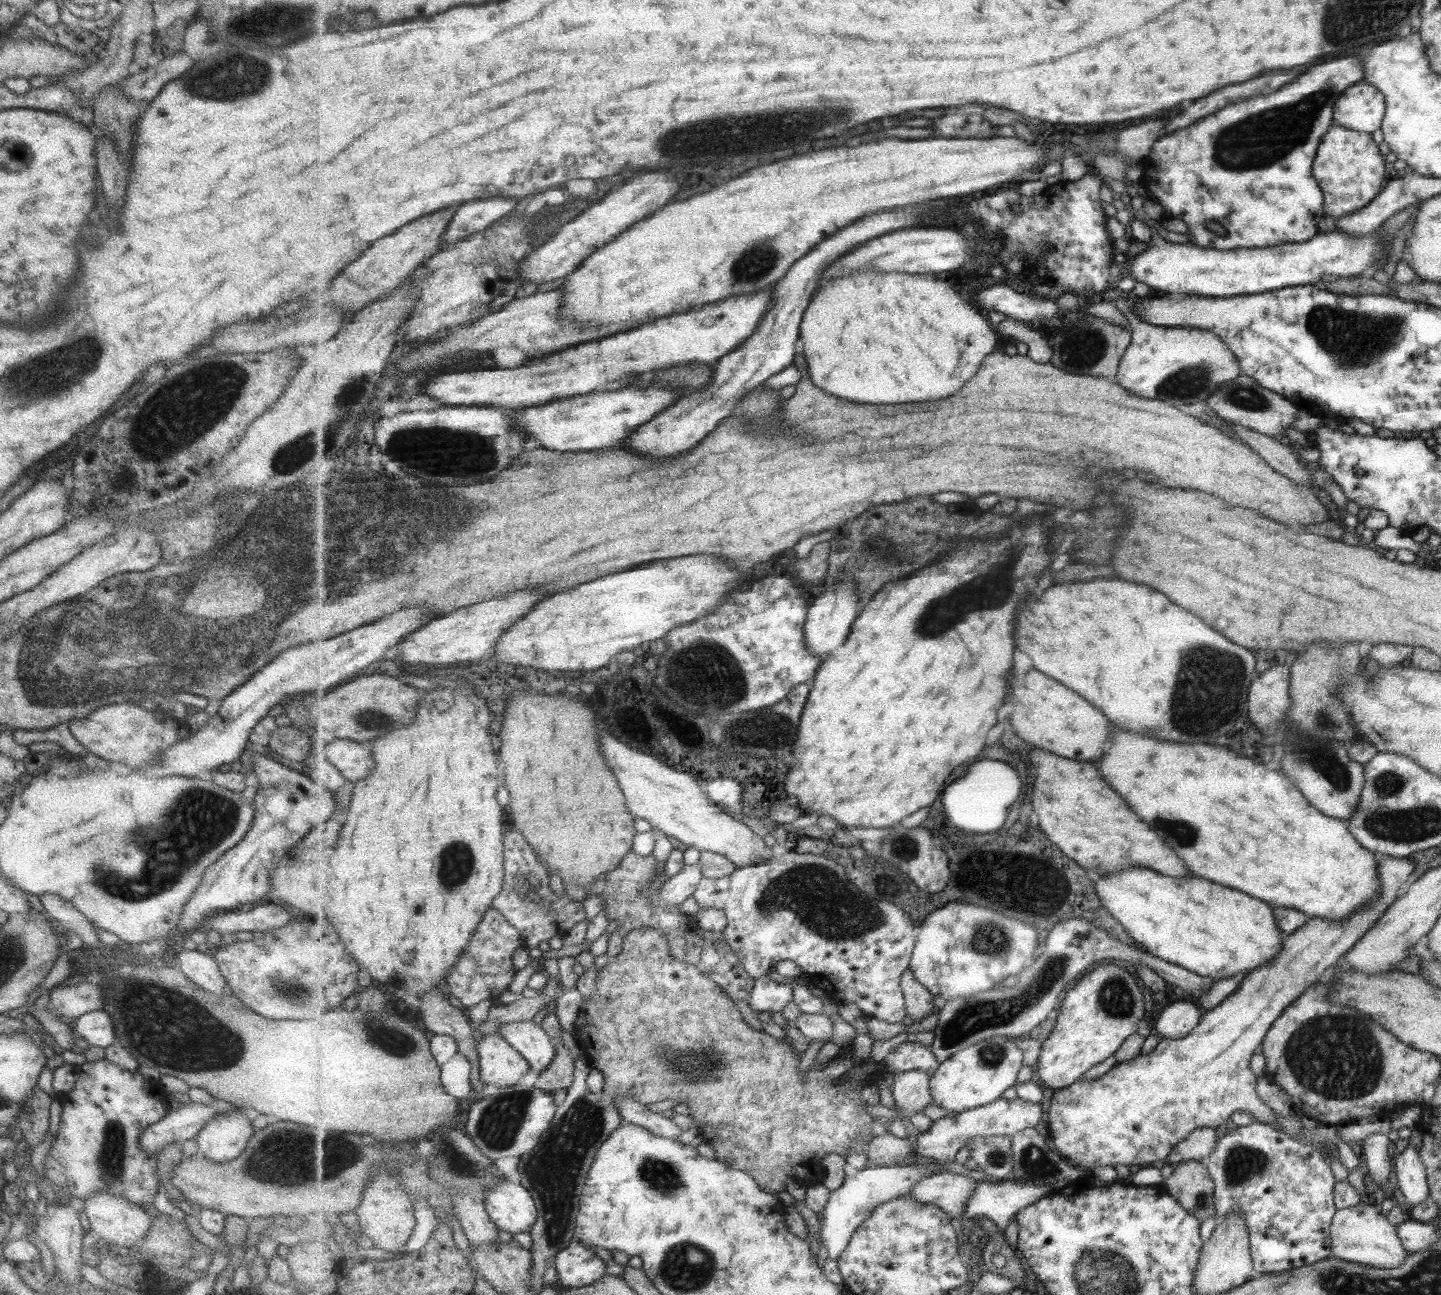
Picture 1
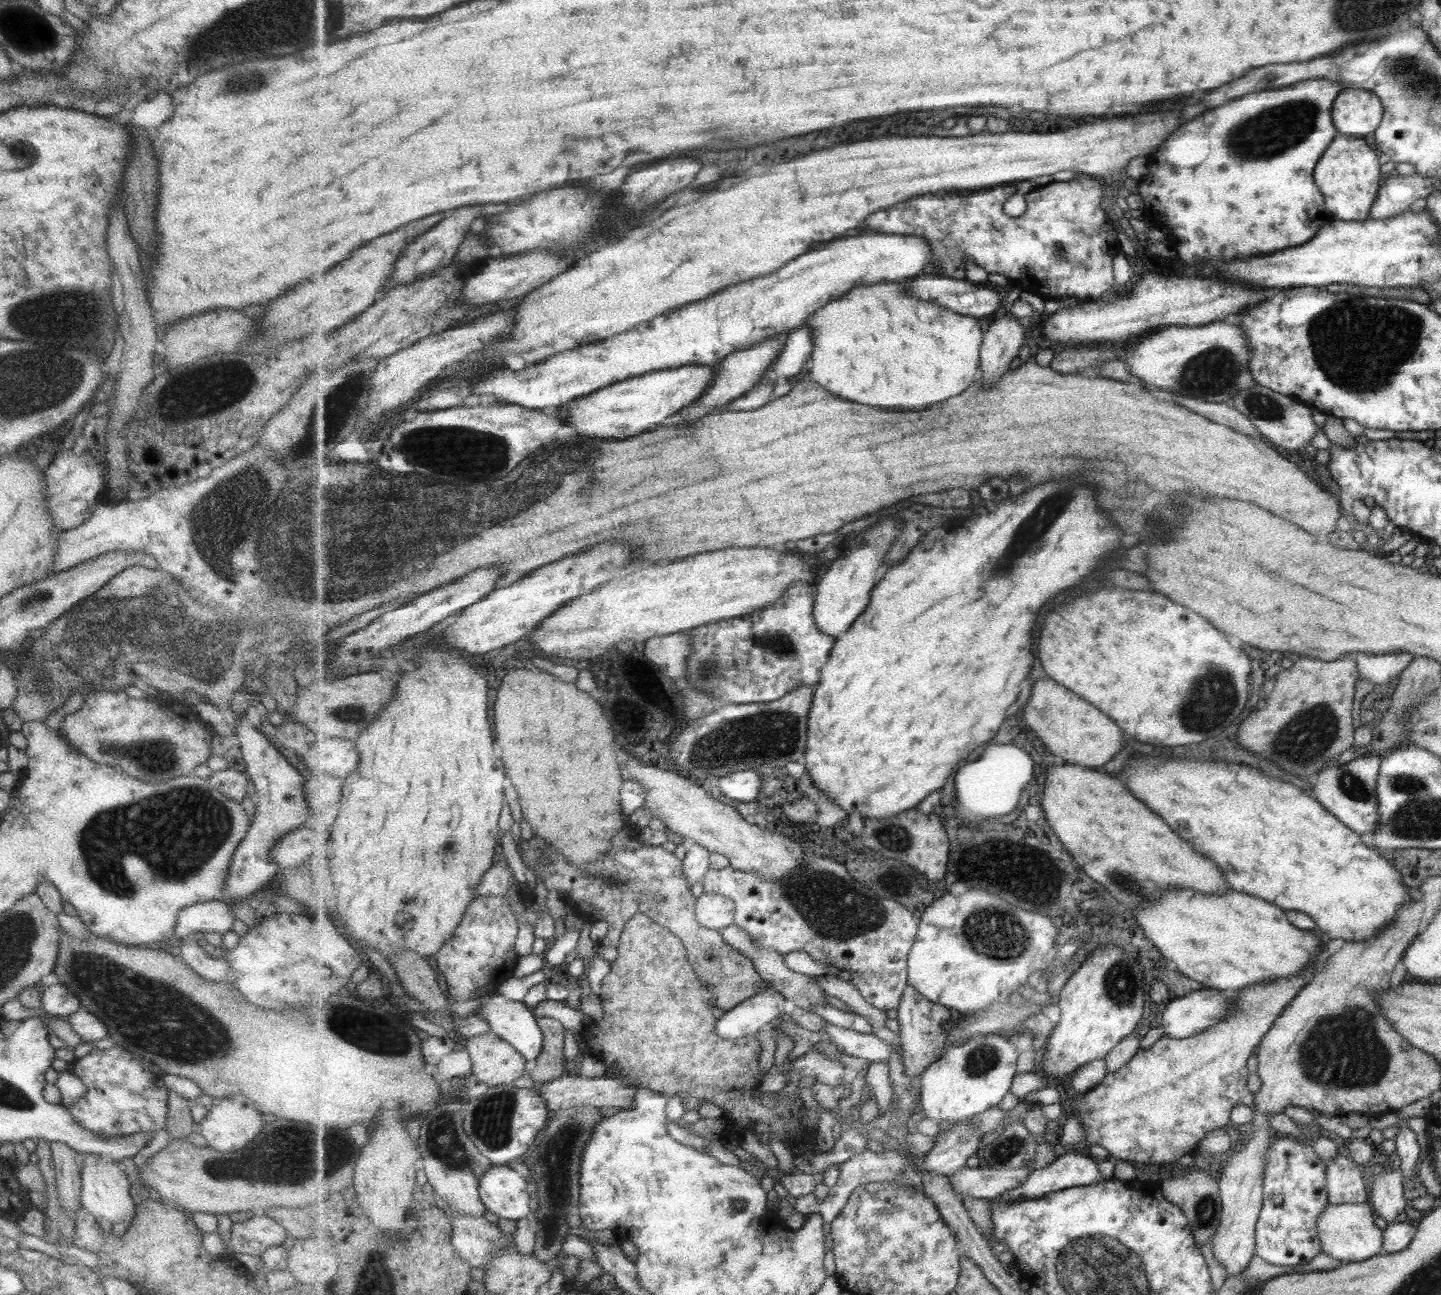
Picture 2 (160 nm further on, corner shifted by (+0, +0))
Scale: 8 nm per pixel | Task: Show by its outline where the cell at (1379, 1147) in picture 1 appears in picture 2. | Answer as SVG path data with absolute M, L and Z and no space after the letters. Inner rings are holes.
M1397 1169L1389 1173L1380 1172L1373 1183L1369 1184L1369 1205L1373 1206L1374 1216L1383 1219L1387 1224L1394 1223L1395 1217L1403 1213L1406 1199L1402 1193L1402 1175Z

